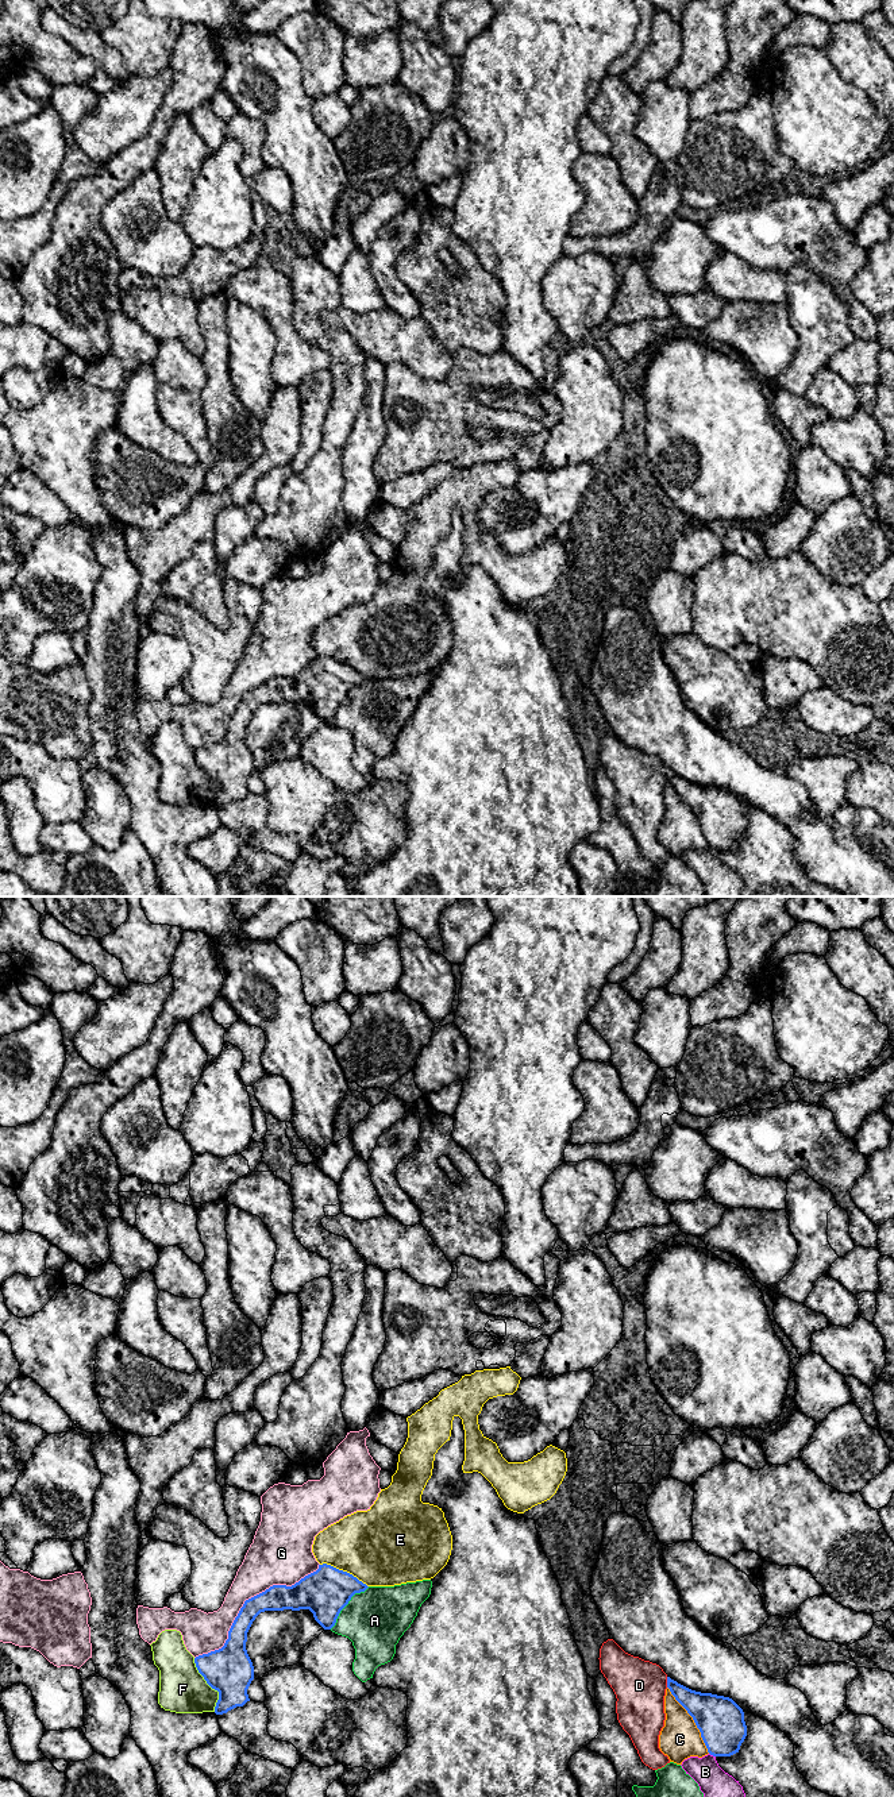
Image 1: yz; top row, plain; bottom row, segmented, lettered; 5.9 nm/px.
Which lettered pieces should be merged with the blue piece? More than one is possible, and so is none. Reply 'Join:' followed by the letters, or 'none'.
Join: none

